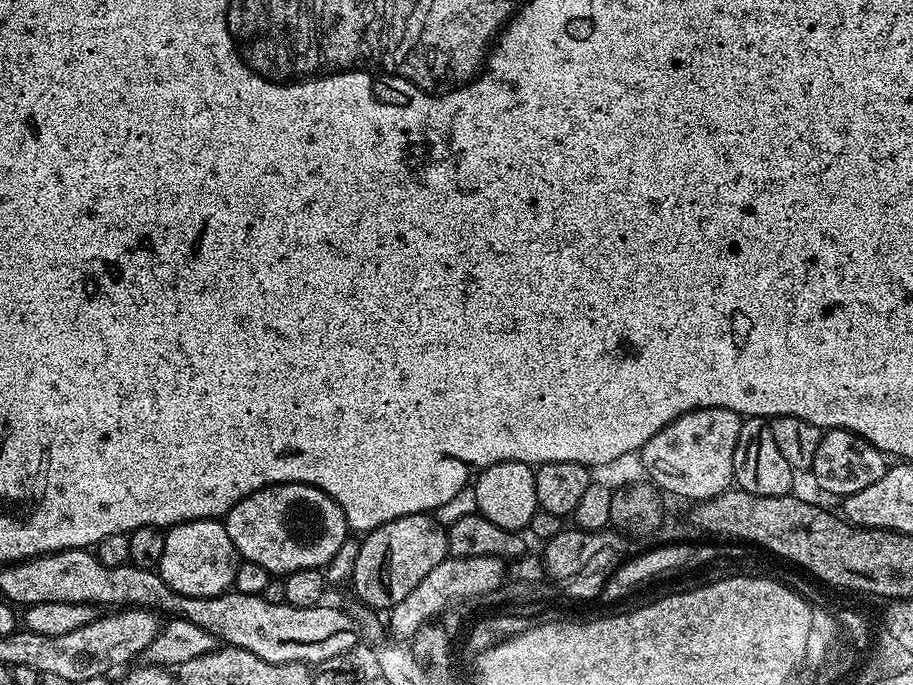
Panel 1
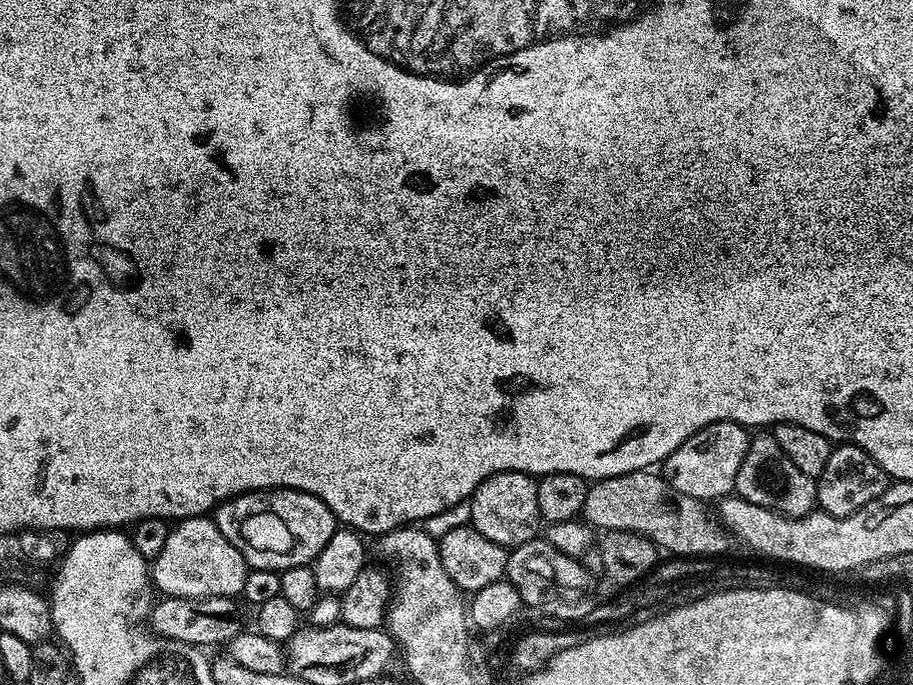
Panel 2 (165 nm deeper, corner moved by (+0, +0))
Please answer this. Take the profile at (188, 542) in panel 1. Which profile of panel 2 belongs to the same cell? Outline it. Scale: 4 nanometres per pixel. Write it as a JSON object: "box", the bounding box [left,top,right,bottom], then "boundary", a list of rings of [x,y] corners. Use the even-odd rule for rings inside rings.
{"box":[150,515,249,598],"boundary":[[[207,515],[190,516],[169,531],[162,554],[150,564],[150,579],[157,593],[182,598],[207,596],[239,597],[246,586],[249,566],[240,551],[218,530],[215,519]]]}

